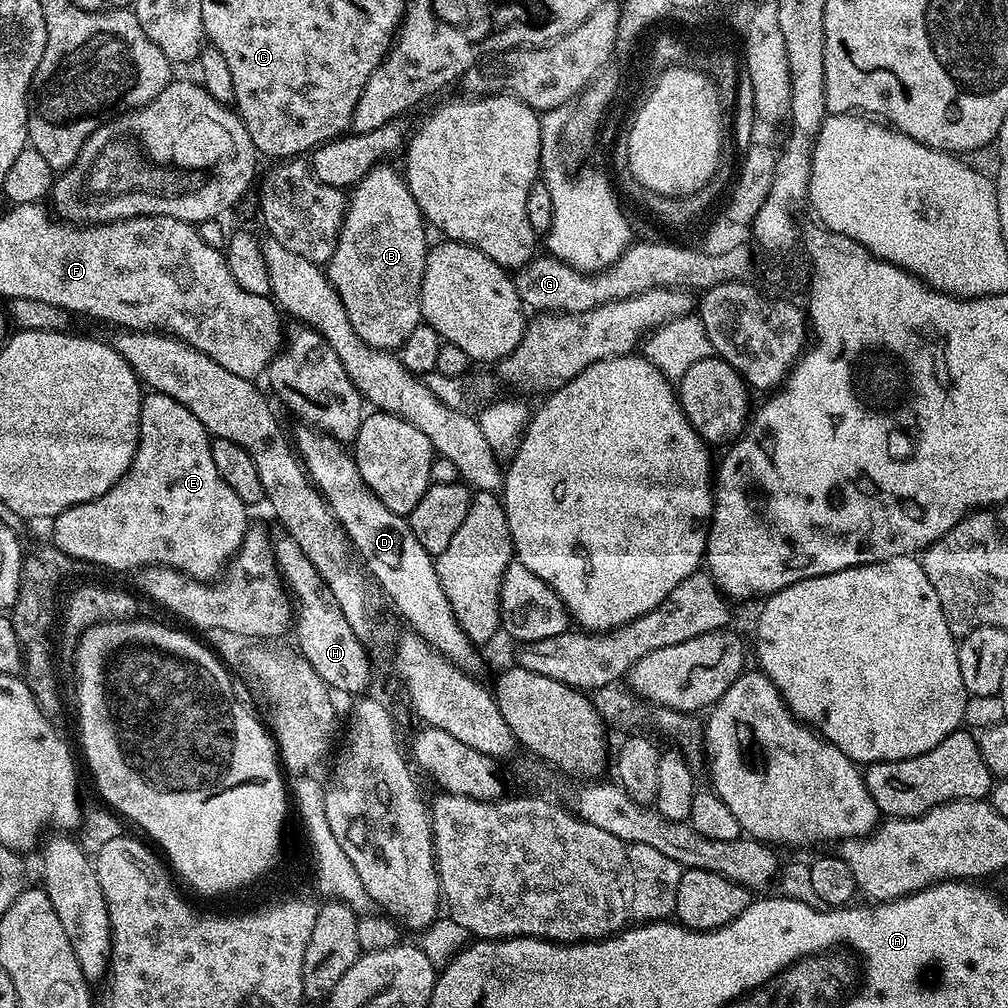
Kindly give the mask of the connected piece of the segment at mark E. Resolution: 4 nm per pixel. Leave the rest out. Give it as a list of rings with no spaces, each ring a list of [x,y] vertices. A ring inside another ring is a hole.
[[[149,391],[140,402],[140,437],[128,473],[106,494],[78,506],[70,506],[51,521],[51,543],[76,560],[93,566],[101,564],[116,572],[128,572],[131,568],[143,570],[153,566],[175,568],[191,576],[193,580],[212,582],[225,571],[226,565],[242,546],[248,532],[249,509],[222,482],[218,466],[214,466],[213,437],[202,422],[182,406],[161,392]]]

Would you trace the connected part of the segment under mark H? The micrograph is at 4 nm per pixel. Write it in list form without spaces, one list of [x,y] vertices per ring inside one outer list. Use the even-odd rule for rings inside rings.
[[[287,534],[275,537],[274,551],[276,566],[294,597],[294,636],[296,632],[297,644],[295,647],[300,655],[308,659],[310,666],[314,666],[318,678],[325,680],[329,689],[337,693],[338,691],[367,693],[364,691],[372,680],[372,664],[368,661],[367,650],[364,649],[365,641],[347,626],[336,628],[336,620],[338,624],[344,619],[342,610],[336,605],[336,599],[330,594],[326,582],[317,574],[314,565],[307,560],[306,554],[299,548],[294,538]]]

